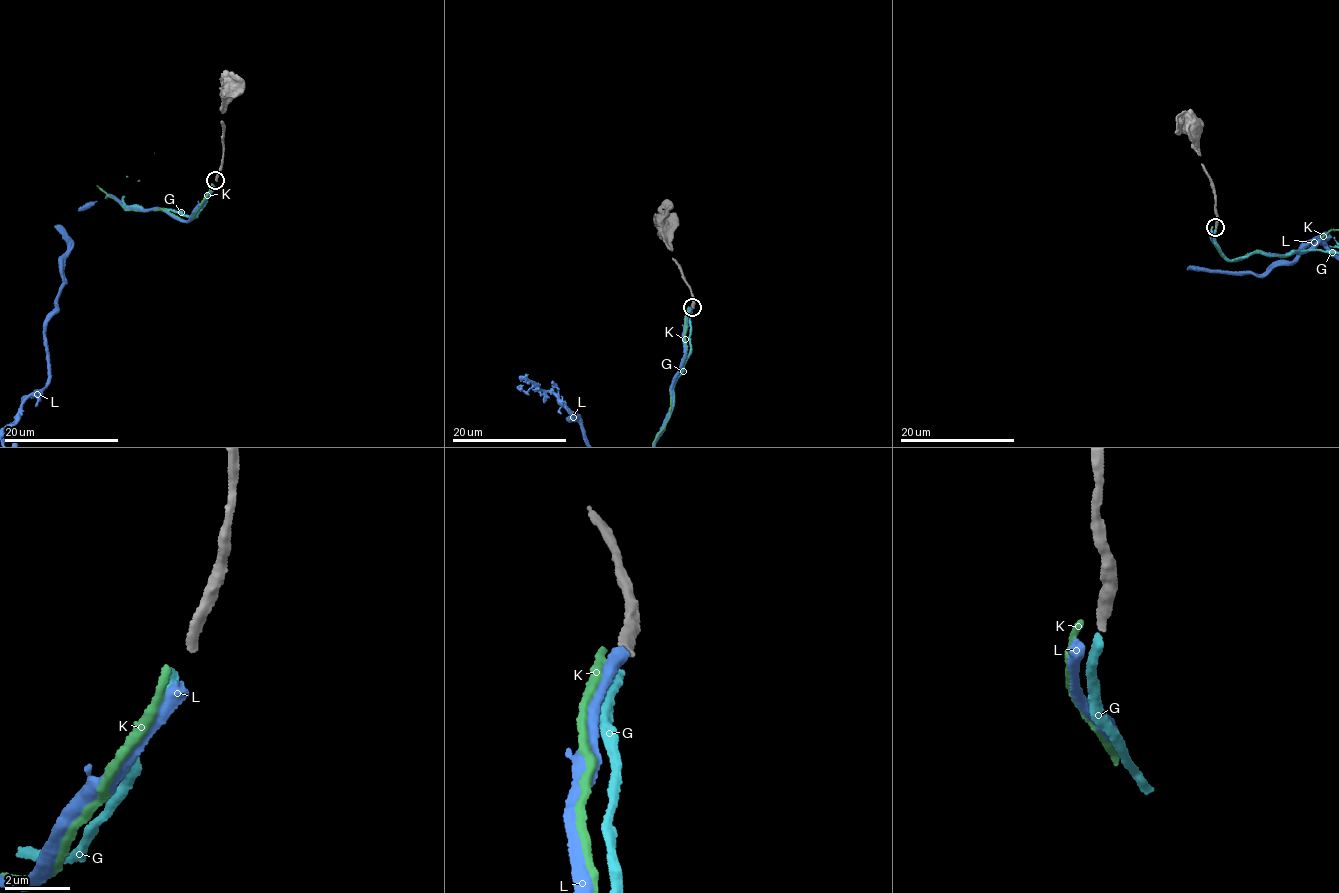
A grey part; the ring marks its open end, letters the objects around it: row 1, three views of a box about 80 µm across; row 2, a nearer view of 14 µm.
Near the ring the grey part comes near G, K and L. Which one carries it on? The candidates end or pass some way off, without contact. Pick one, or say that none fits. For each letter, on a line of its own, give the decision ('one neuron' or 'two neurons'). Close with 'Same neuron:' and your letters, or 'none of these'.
G: one neuron
K: two neurons
L: two neurons
Same neuron: G

